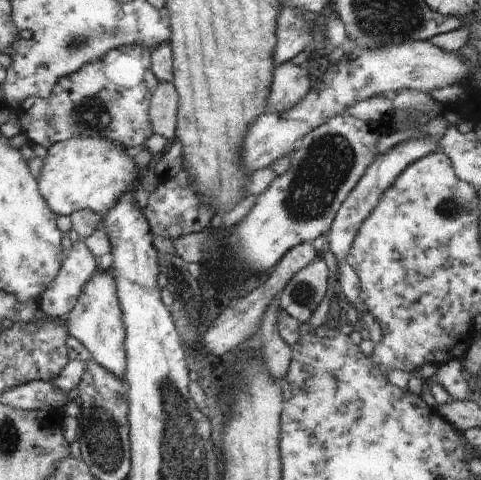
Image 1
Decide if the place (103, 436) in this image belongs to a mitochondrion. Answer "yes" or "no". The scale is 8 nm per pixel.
yes

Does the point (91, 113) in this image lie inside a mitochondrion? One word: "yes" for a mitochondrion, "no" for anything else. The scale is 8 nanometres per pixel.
yes

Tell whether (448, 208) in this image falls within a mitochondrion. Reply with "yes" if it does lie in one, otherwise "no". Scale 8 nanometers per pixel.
yes

